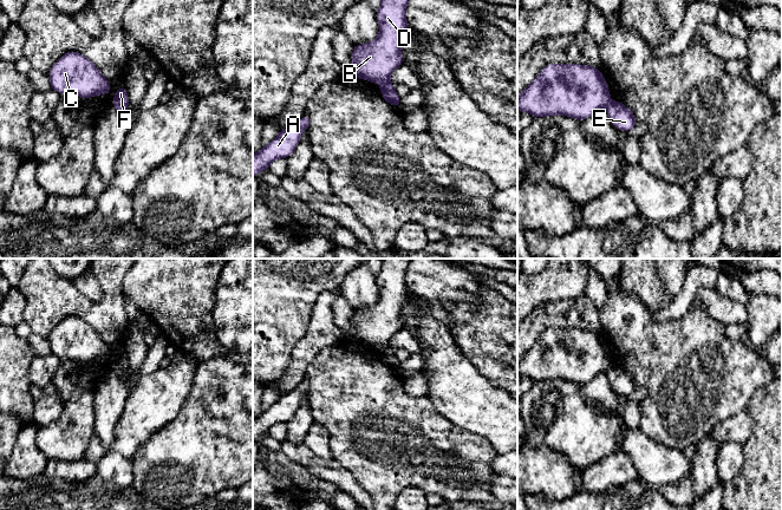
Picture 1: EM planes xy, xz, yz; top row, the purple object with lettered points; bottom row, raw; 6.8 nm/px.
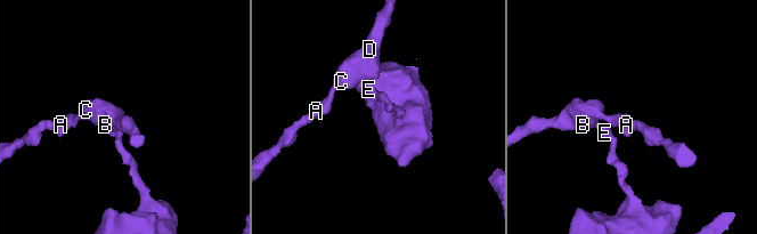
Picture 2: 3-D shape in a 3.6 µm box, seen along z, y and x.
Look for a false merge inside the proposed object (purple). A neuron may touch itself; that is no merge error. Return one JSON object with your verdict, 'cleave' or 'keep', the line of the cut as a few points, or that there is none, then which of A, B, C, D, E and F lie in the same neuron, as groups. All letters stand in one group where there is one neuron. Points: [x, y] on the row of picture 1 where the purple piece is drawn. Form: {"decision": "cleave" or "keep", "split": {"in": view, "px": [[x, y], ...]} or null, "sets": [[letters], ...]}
{"decision": "cleave", "split": {"in": "xy", "px": [[128, 103], [115, 106]]}, "sets": [["A", "B", "C", "D", "F"], ["E"]]}

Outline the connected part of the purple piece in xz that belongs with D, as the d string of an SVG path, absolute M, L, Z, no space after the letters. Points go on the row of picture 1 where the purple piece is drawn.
M382 0L376 12L379 34L367 44L354 45L351 53L352 71L347 77L378 85L390 84L391 73L403 65L402 46L408 30L408 2L409 0Z

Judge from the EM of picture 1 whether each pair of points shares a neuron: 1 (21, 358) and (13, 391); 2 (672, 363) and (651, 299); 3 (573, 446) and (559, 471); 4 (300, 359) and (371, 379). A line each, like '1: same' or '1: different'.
1: same
2: different
3: different
4: different

